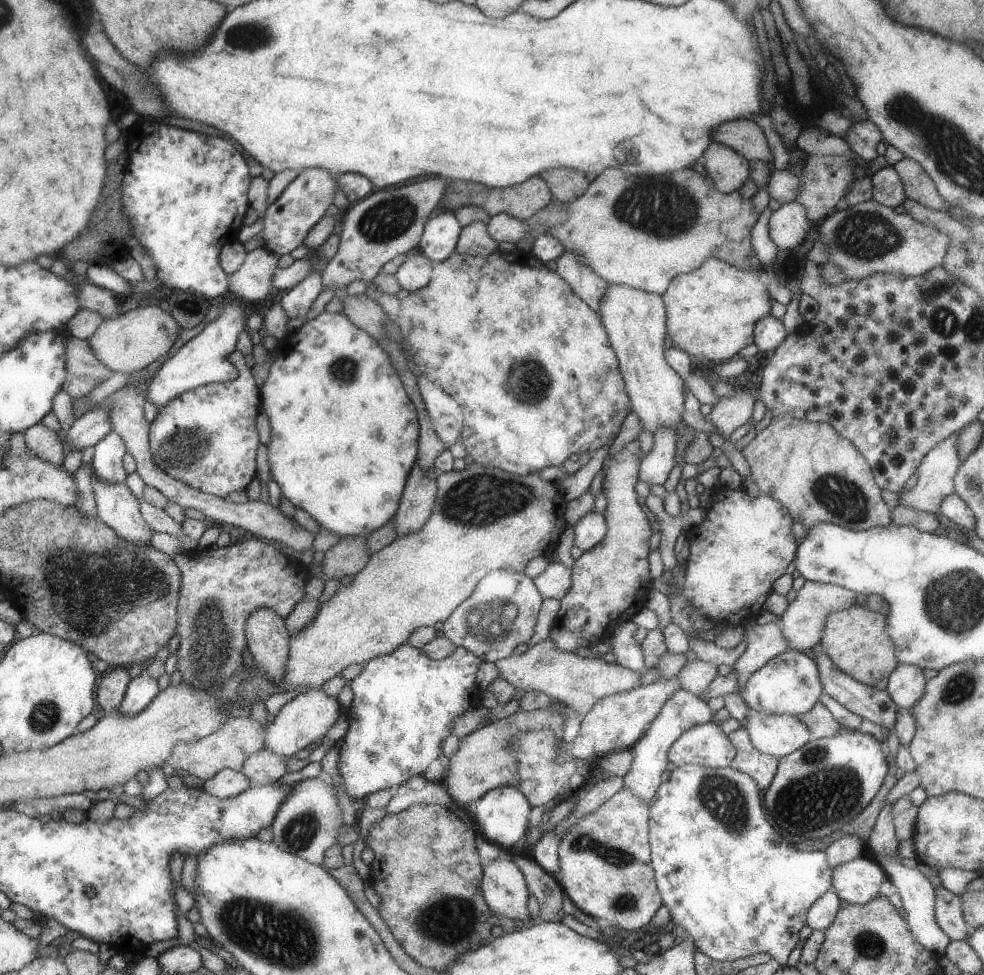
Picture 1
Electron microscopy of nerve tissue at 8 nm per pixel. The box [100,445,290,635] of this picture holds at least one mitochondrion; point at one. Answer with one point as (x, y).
(143, 578)

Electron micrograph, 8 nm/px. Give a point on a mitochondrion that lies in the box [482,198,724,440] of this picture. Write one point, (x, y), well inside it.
(528, 381)

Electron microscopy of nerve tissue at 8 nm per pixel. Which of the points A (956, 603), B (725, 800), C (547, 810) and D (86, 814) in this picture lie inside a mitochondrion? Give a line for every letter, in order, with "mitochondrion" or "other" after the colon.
A: mitochondrion
B: mitochondrion
C: other
D: other

